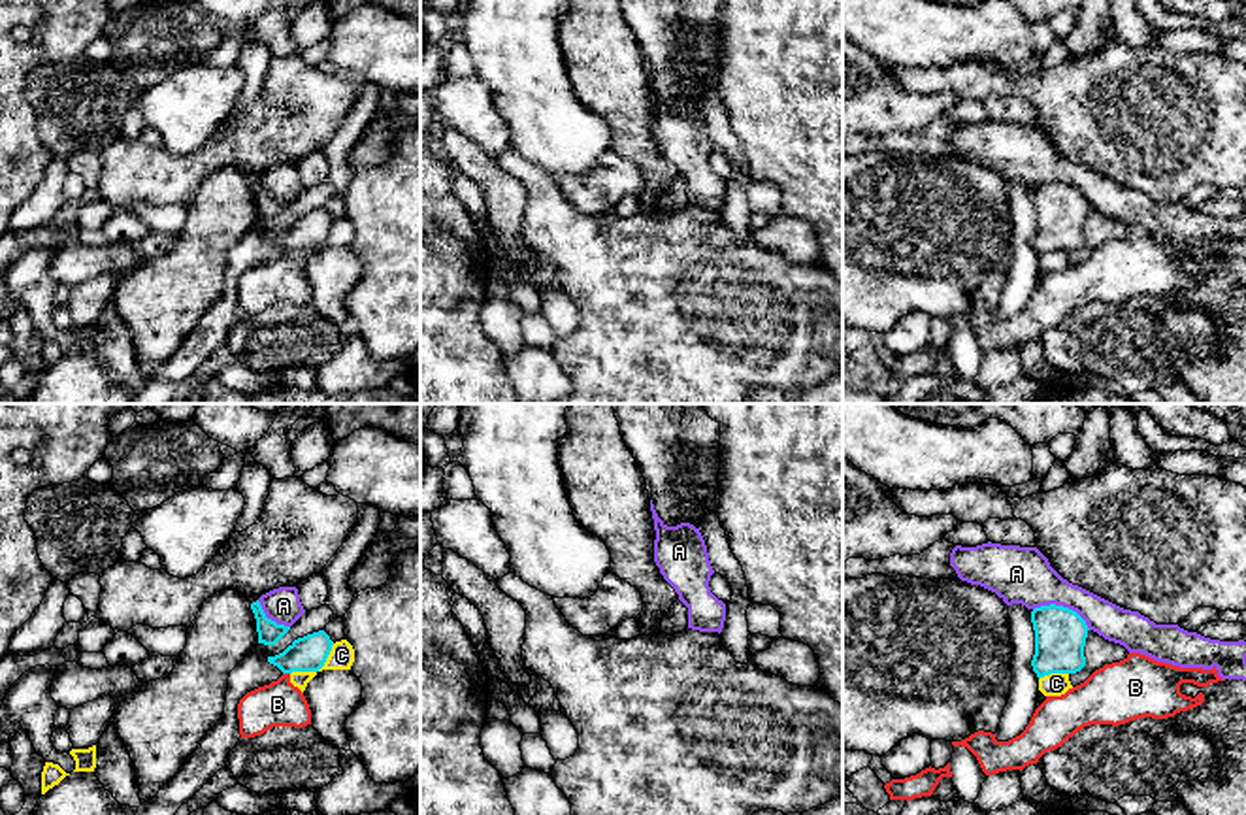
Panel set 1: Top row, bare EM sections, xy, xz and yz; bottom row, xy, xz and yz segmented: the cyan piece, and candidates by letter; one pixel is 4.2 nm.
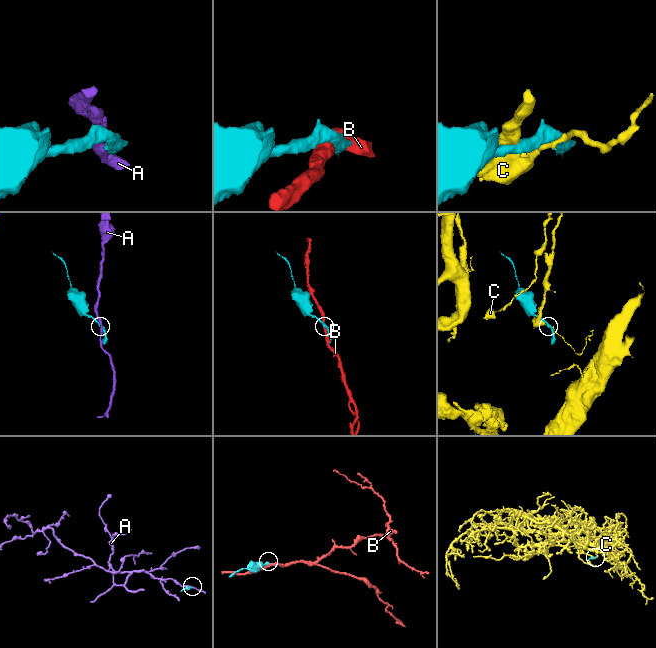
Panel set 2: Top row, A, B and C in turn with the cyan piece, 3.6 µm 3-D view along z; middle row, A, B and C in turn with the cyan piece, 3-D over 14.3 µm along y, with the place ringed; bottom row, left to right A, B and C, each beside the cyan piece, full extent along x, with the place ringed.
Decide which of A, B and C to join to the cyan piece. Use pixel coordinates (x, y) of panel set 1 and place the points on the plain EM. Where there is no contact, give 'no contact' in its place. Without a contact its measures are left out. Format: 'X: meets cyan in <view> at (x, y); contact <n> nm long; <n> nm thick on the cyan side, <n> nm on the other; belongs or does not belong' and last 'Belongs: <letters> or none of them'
A: meets cyan in yz at (1062, 183); contact 260 nm long; 220 nm thick on the cyan side, 240 nm on the other; does not belong
B: meets cyan in xy at (287, 249); contact 30 nm long; 150 nm thick on the cyan side, 190 nm on the other; does not belong
C: meets cyan in xy at (317, 248); contact 240 nm long; 150 nm thick on the cyan side, 110 nm on the other; does not belong
Belongs: none of them

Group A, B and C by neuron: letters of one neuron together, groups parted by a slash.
A / B / C

